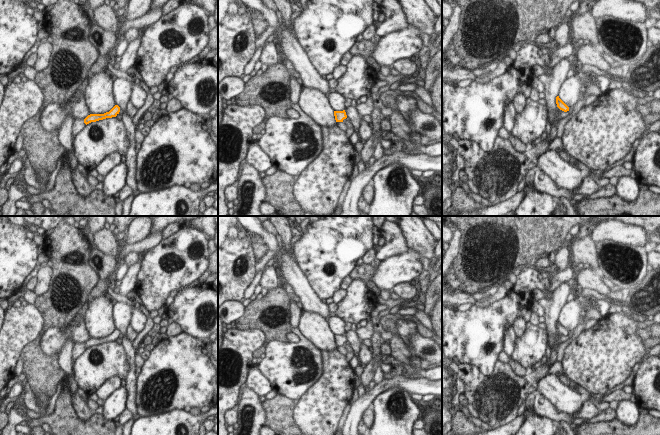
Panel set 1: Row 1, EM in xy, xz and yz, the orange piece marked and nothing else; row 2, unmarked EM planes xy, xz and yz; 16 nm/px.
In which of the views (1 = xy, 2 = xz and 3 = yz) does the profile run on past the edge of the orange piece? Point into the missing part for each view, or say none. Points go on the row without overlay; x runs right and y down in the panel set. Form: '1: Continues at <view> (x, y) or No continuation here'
1: No continuation here
2: No continuation here
3: No continuation here.

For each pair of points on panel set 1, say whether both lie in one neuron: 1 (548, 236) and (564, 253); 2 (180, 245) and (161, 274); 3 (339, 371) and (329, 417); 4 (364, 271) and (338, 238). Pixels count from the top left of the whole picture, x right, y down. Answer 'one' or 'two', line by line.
1: two
2: one
3: one
4: two

